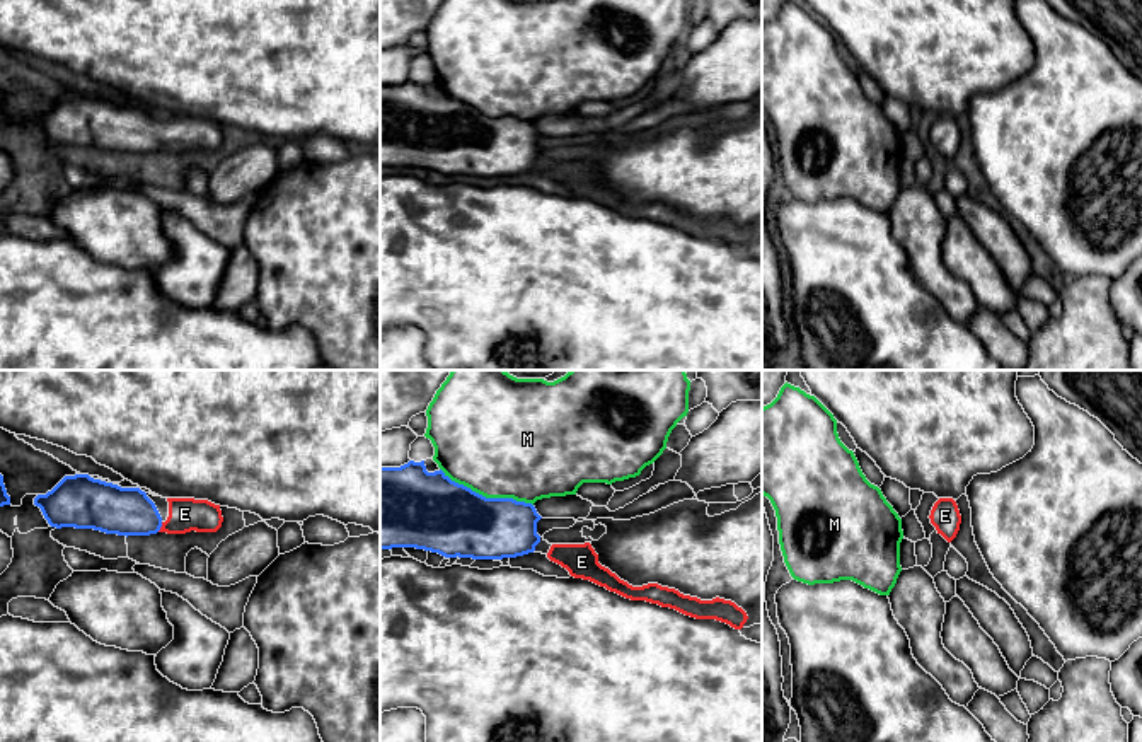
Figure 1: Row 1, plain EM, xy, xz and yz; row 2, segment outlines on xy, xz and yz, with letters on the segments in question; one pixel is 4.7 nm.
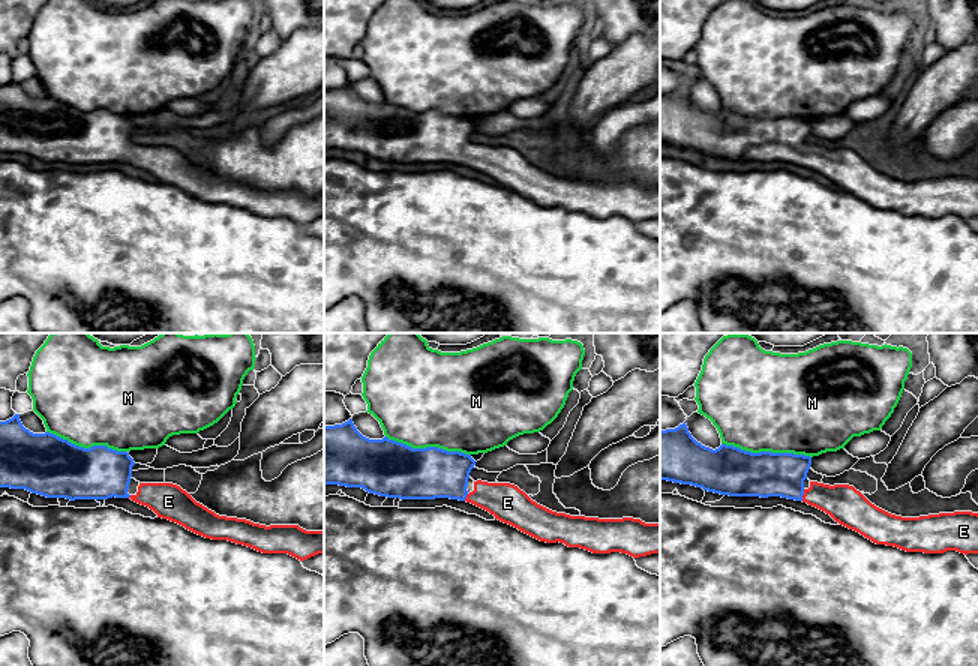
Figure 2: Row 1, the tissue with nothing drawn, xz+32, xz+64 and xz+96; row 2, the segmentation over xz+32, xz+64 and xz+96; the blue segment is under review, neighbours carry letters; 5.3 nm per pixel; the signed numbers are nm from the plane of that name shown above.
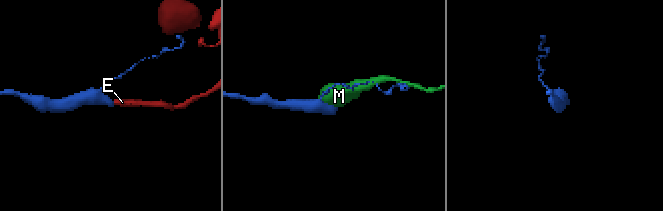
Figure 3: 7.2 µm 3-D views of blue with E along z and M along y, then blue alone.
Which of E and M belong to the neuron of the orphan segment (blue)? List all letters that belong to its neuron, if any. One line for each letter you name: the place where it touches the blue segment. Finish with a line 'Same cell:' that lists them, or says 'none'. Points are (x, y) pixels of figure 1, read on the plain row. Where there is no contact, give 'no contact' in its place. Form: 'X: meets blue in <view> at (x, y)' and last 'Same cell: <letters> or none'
E: meets blue in xy at (161, 144)
Same cell: E

